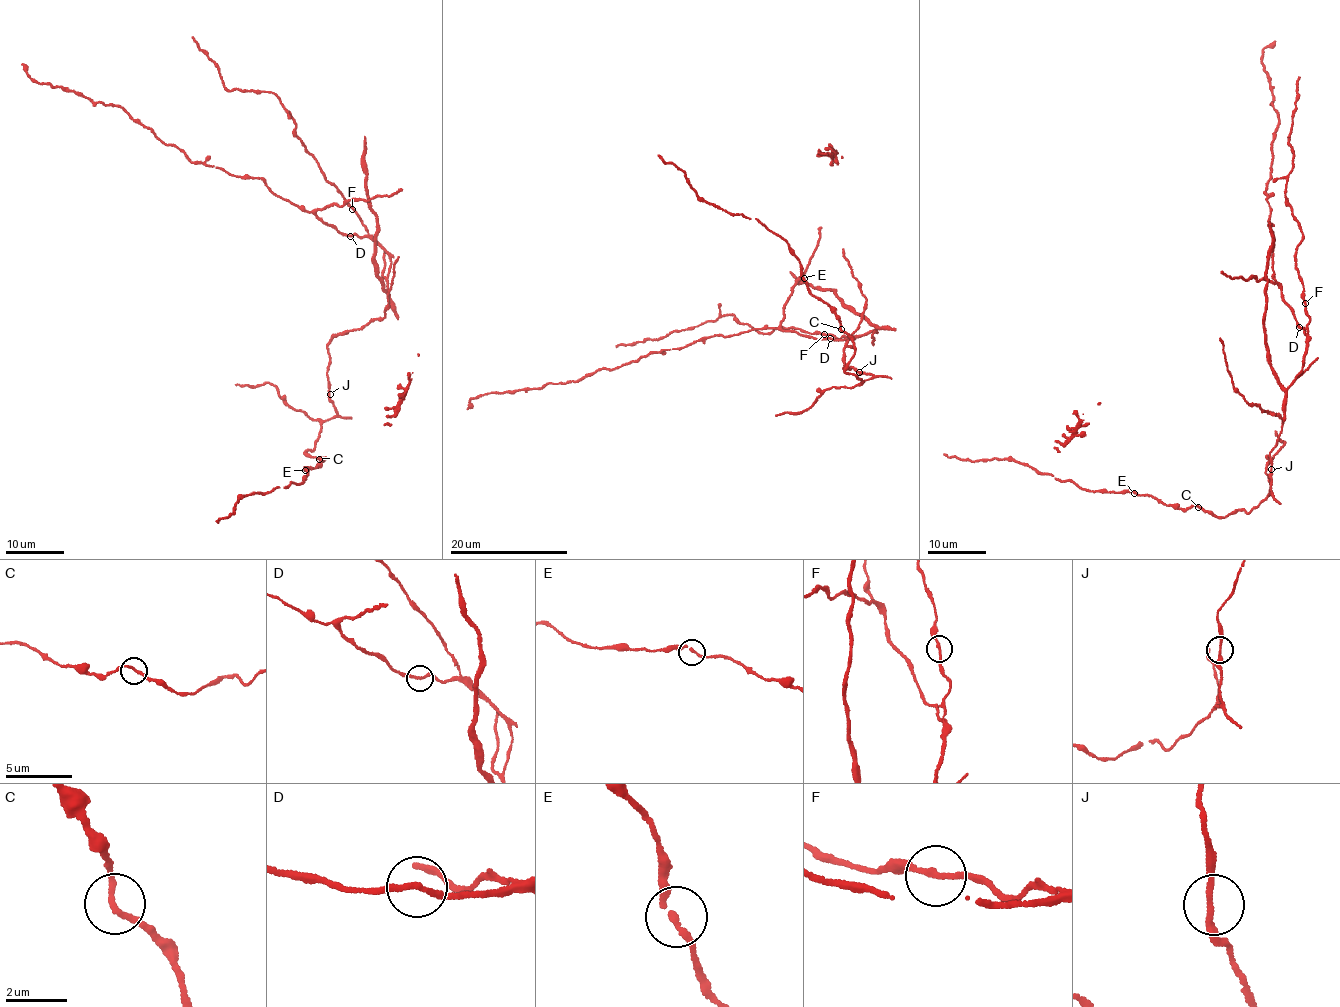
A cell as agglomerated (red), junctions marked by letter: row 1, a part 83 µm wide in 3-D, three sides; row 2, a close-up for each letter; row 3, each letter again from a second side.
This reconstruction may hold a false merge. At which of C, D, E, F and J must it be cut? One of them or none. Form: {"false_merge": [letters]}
{"false_merge": []}

